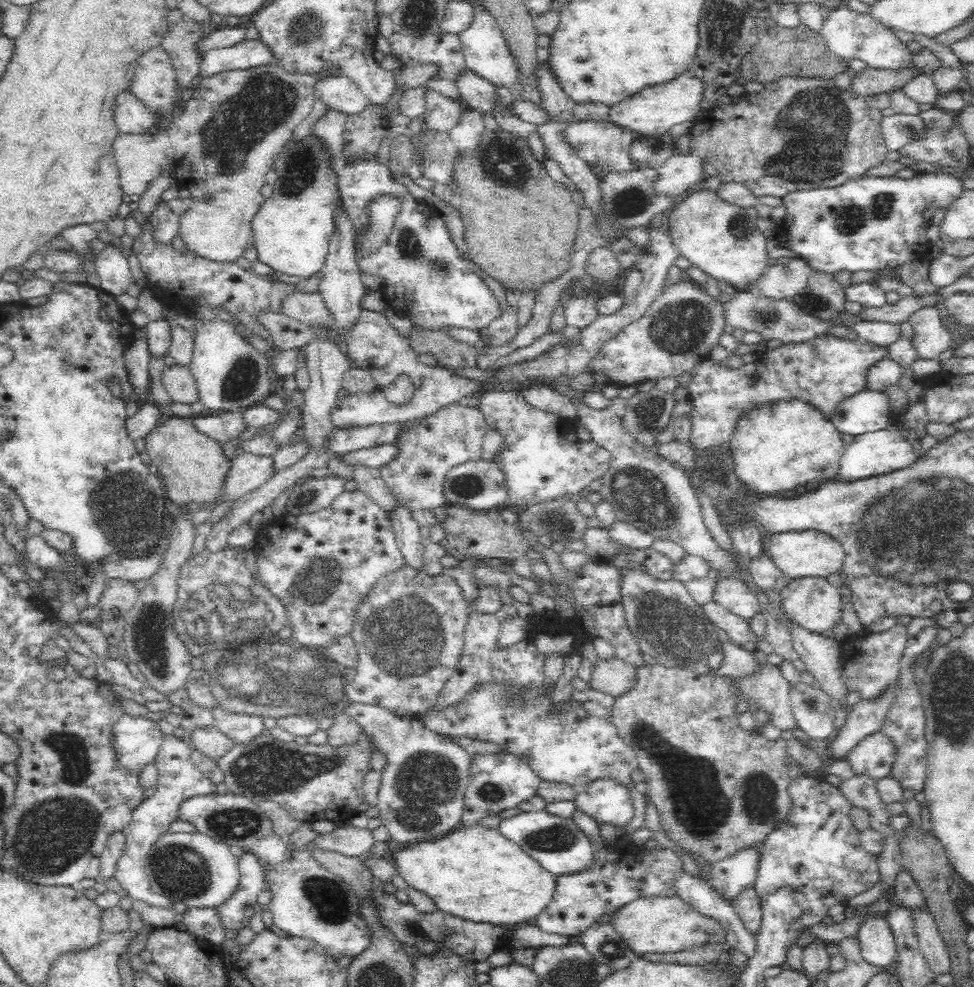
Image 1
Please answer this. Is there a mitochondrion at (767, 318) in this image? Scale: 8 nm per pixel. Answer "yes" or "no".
no

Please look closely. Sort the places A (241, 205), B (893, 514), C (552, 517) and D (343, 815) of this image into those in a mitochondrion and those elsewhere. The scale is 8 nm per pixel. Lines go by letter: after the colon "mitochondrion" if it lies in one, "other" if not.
A: other
B: mitochondrion
C: mitochondrion
D: other

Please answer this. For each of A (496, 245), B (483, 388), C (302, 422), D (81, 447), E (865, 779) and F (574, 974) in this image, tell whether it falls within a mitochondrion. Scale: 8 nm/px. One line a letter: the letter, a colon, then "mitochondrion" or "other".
A: other
B: other
C: other
D: other
E: other
F: mitochondrion

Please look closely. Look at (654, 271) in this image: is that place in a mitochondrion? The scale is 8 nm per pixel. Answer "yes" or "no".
no

